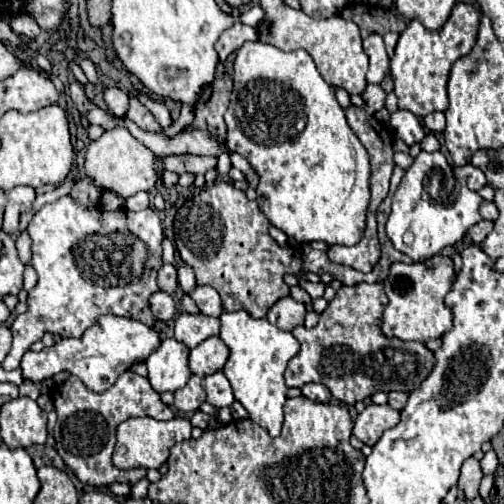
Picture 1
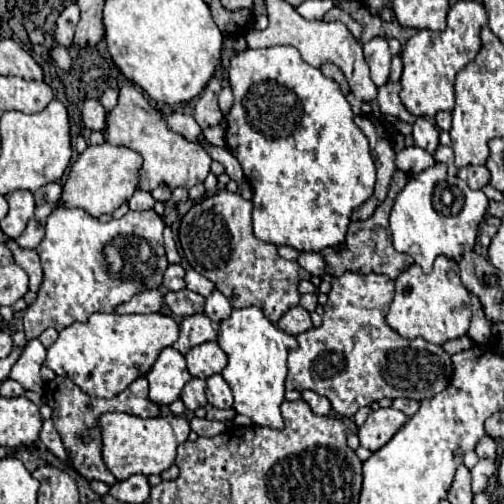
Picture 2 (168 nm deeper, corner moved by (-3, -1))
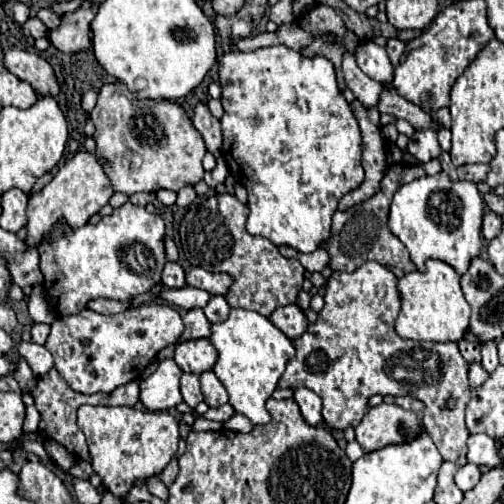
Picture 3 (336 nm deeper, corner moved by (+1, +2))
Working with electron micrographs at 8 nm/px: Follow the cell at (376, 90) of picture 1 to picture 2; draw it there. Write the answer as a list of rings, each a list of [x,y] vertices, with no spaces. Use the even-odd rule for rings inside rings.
[[[389,82],[389,84],[381,86],[381,88],[379,88],[379,96],[377,96],[379,108],[381,108],[383,114],[391,114],[391,116],[401,118],[401,120],[405,120],[405,122],[411,124],[411,122],[415,122],[415,116],[409,114],[409,112],[405,110],[405,106],[401,104],[399,90],[401,90],[399,82]]]

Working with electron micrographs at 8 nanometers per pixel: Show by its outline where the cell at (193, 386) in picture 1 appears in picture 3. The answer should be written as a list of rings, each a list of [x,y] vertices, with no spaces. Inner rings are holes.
[[[183,373],[183,377],[181,377],[181,395],[183,395],[183,401],[189,407],[197,407],[203,401],[203,393],[201,393],[197,375]]]

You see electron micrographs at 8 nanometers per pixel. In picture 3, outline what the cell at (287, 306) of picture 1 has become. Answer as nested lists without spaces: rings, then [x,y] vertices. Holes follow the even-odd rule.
[[[285,305],[285,307],[277,307],[277,311],[273,311],[273,315],[269,315],[269,319],[273,321],[275,327],[279,327],[291,341],[295,341],[297,337],[301,337],[307,329],[307,319],[305,313],[297,307],[297,305]]]

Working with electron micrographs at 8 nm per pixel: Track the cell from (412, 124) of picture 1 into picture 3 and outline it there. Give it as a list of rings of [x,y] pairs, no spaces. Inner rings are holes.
[[[433,129],[415,131],[415,135],[409,139],[407,151],[419,163],[427,163],[431,159],[437,159],[441,155],[441,147],[439,147],[439,141],[437,141],[437,133]]]

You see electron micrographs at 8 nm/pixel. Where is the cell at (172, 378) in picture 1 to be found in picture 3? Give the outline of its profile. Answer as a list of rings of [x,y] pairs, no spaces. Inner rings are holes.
[[[173,359],[159,363],[157,371],[139,381],[139,399],[149,411],[167,411],[183,401],[179,391],[179,379],[183,371]]]

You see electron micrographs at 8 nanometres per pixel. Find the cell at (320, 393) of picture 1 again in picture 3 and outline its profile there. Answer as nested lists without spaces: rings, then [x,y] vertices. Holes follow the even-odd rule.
[[[299,387],[299,389],[295,389],[295,401],[301,409],[303,419],[309,425],[315,427],[321,423],[321,399],[319,399],[319,395],[309,391],[307,387]]]

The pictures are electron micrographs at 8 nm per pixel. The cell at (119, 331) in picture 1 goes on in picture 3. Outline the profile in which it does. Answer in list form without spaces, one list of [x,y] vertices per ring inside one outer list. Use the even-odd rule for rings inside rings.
[[[153,301],[117,315],[101,315],[83,309],[75,315],[57,317],[51,323],[45,347],[55,359],[55,369],[73,391],[111,393],[113,389],[139,379],[143,369],[163,347],[179,343],[181,333],[183,321],[179,311],[167,303]]]

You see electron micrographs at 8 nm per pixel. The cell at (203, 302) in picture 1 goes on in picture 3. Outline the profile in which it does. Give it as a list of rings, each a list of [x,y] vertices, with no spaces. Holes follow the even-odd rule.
[[[215,295],[215,297],[211,297],[211,301],[207,303],[207,307],[203,311],[211,323],[219,323],[219,321],[227,319],[229,309],[231,309],[229,303],[221,295]]]

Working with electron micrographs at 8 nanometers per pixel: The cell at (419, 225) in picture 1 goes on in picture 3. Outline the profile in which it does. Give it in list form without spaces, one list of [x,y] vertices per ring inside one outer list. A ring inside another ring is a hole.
[[[441,171],[433,177],[425,175],[397,189],[391,203],[389,227],[407,247],[417,271],[425,271],[427,259],[439,259],[463,275],[469,269],[471,259],[475,259],[481,251],[481,217],[483,199],[475,183],[453,183],[447,173]]]

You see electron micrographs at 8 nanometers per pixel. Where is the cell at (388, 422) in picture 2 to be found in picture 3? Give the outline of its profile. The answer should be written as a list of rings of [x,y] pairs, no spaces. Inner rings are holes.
[[[381,403],[369,409],[369,413],[357,425],[357,443],[363,451],[371,453],[387,445],[409,443],[421,435],[421,417],[413,411],[397,407],[395,403]]]

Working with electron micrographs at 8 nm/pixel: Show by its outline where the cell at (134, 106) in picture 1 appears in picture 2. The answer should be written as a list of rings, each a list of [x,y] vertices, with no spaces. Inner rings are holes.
[[[131,84],[119,88],[119,104],[109,114],[109,126],[107,126],[107,140],[111,144],[123,144],[127,148],[133,148],[141,152],[143,156],[143,168],[141,168],[141,186],[139,190],[153,190],[159,184],[169,184],[171,188],[185,186],[191,188],[197,182],[203,182],[207,174],[211,172],[211,156],[207,150],[195,142],[189,142],[187,138],[181,138],[179,134],[171,132],[163,120],[163,114],[155,110],[155,106],[149,104],[149,100]]]

